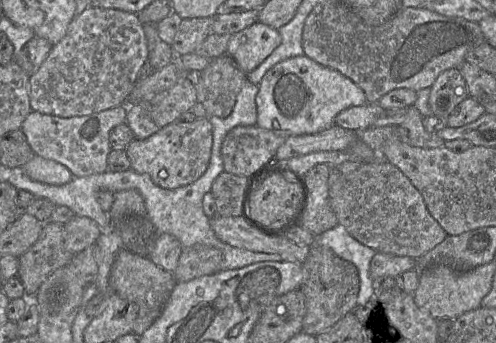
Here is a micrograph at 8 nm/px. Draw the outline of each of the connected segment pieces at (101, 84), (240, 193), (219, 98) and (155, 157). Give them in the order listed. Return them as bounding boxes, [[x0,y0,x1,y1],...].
[[30,6,149,118],[213,171,250,216],[195,54,247,118],[125,118,212,189]]

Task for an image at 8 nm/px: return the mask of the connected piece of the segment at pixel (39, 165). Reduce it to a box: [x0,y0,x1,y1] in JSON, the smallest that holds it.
[23,154,74,185]

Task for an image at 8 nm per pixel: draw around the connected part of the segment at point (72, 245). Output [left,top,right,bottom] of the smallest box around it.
[64,215,104,255]

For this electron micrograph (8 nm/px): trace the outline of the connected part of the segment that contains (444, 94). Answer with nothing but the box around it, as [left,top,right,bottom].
[429,69,469,119]

